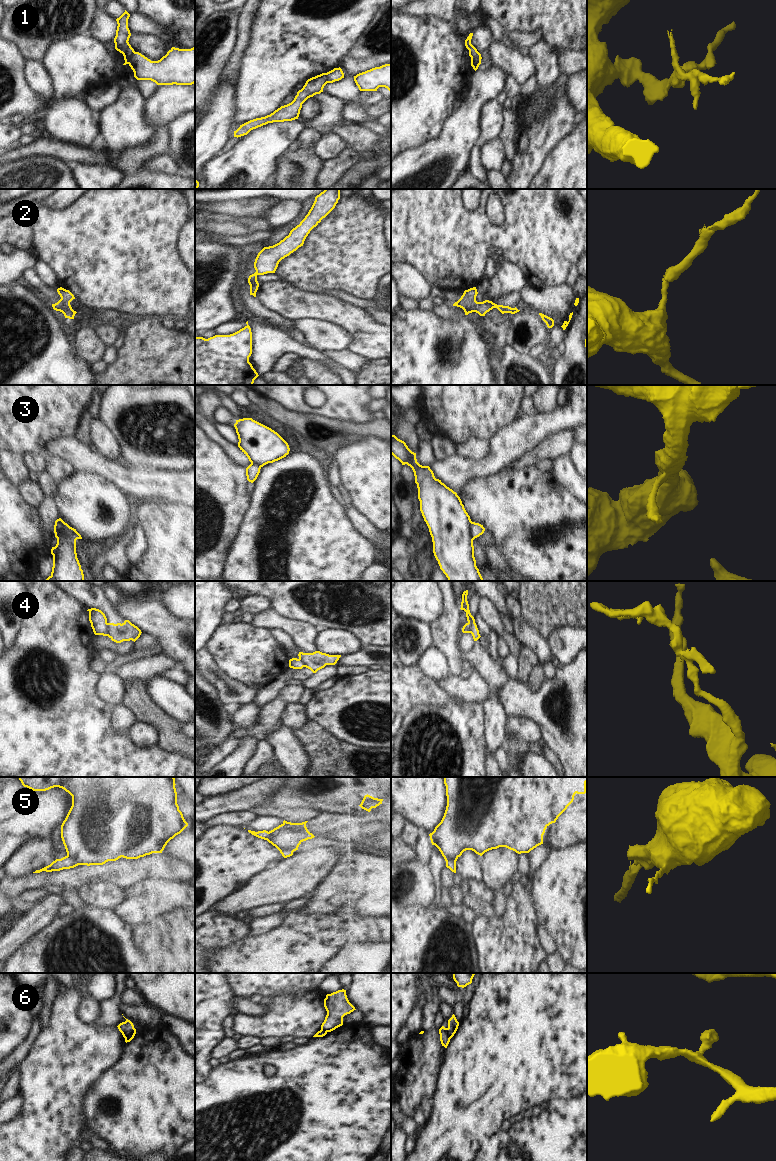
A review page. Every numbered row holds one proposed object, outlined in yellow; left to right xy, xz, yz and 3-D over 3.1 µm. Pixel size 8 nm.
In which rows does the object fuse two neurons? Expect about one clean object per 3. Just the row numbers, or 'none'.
1, 2, 3, 4, 5, 6

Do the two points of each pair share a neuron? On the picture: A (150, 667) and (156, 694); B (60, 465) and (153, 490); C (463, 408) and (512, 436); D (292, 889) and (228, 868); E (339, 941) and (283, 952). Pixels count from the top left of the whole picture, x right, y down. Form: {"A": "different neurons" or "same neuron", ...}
{"A": "different neurons", "B": "different neurons", "C": "different neurons", "D": "different neurons", "E": "same neuron"}

